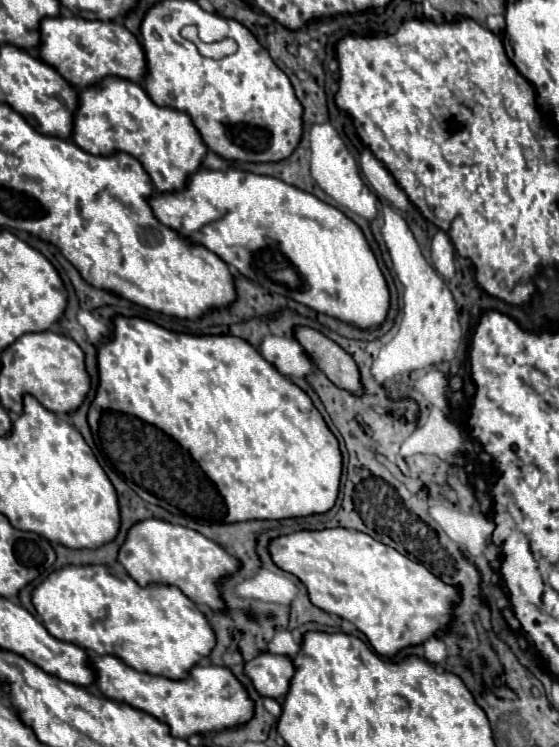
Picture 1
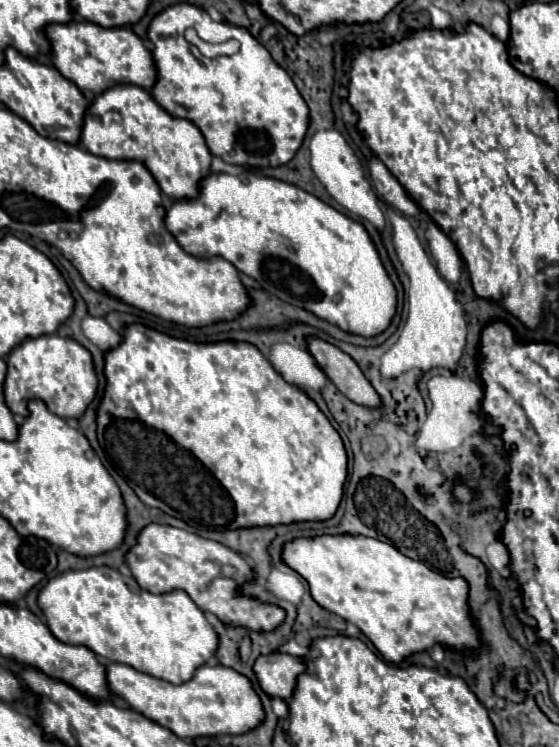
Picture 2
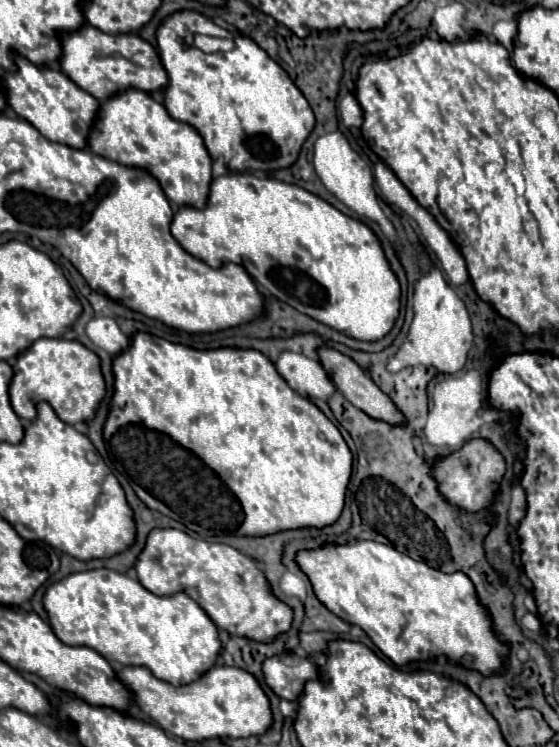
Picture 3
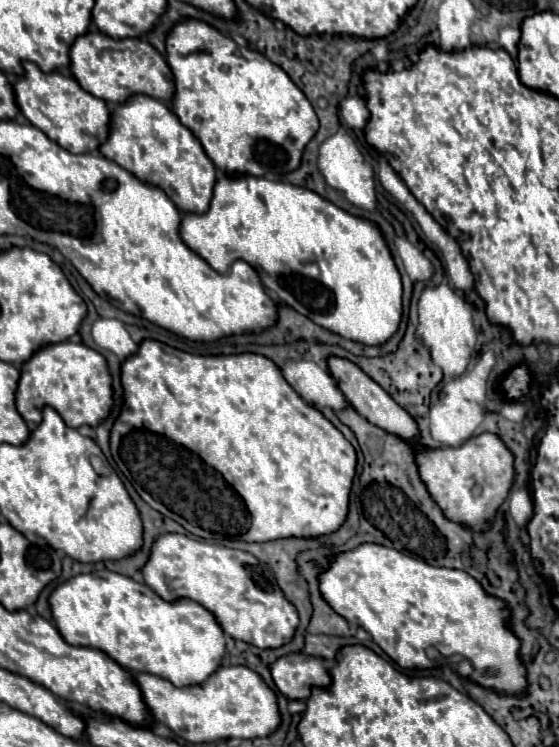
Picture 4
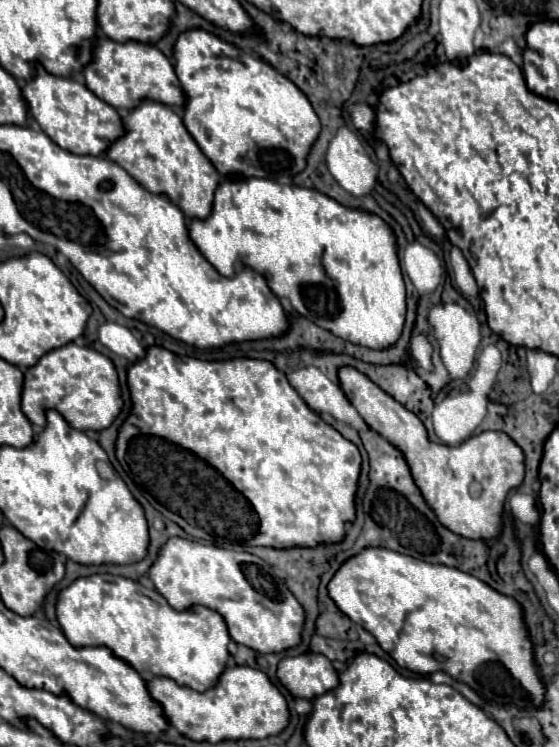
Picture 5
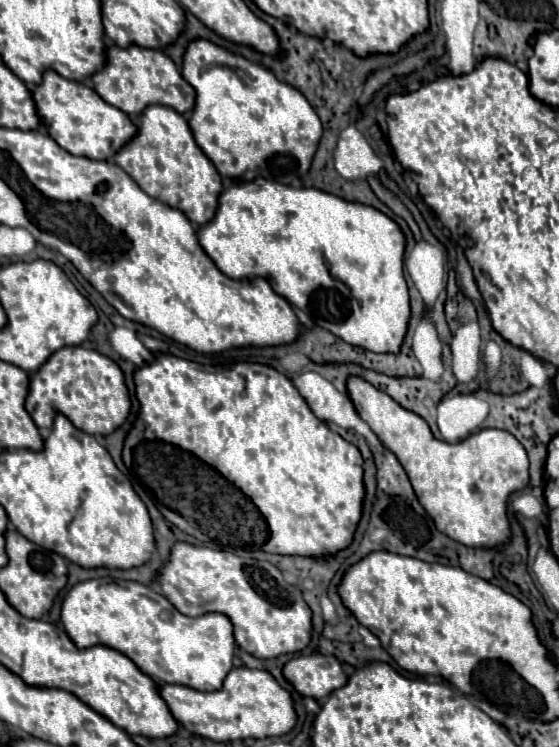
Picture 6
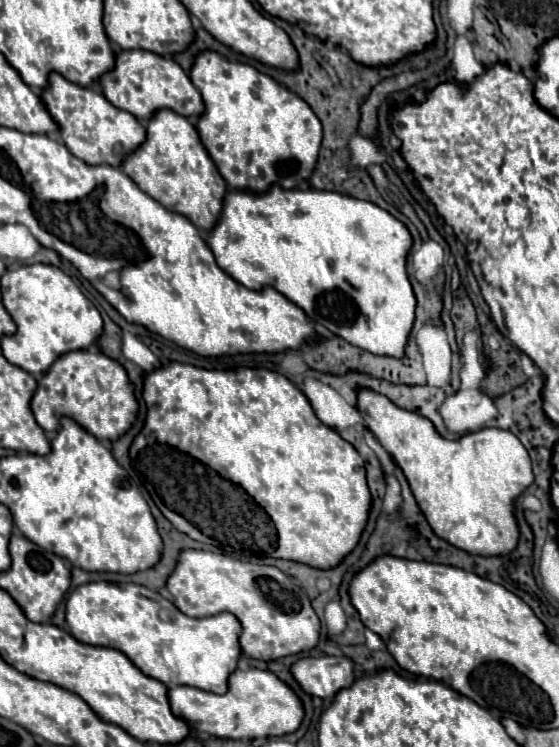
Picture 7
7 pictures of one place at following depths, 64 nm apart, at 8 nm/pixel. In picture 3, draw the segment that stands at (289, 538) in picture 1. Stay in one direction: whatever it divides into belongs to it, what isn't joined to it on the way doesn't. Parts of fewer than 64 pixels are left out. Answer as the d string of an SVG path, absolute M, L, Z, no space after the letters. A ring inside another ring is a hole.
M374 540L322 544L314 550L298 550L296 564L310 578L316 598L342 620L360 626L380 648L380 652L396 666L408 664L412 660L434 660L438 654L444 654L466 668L492 674L500 670L506 658L508 648L496 640L490 628L490 616L478 604L474 584L462 572L444 574L440 570L432 570L428 564L416 562L410 556L400 554L396 548Z

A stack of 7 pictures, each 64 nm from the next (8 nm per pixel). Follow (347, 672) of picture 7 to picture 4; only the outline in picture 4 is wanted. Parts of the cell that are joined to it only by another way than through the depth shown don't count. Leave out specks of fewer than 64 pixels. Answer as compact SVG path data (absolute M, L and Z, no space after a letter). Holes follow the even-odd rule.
M286 654L270 664L276 688L288 700L306 700L314 686L328 686L330 676L322 658L306 654Z

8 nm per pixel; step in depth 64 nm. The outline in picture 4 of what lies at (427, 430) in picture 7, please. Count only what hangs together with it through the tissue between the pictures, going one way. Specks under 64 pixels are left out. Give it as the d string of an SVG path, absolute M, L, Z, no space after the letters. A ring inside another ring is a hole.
M330 356L328 358L328 370L332 374L332 378L336 380L340 392L346 396L346 400L372 424L392 432L392 434L398 434L400 438L408 440L408 442L414 442L418 438L418 426L414 422L414 418L404 410L400 408L374 380L370 380L370 376L366 376L354 362L346 360L346 358L340 358L340 356ZM494 434L474 436L458 448L418 450L416 462L420 468L420 478L426 482L428 492L444 510L446 518L472 530L488 528L488 522L508 496L514 478L514 456Z

